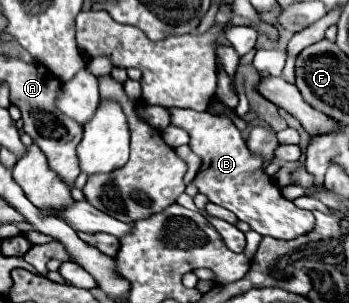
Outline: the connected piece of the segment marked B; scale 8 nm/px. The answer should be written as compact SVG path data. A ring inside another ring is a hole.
M170 108L170 122L182 127L190 135L190 149L202 157L202 167L194 185L208 201L230 209L240 221L246 221L256 233L274 239L296 239L314 229L312 211L298 209L292 201L284 199L280 187L272 179L258 179L264 173L262 159L254 159L246 151L246 139L236 129L228 115L204 115L191 109Z

